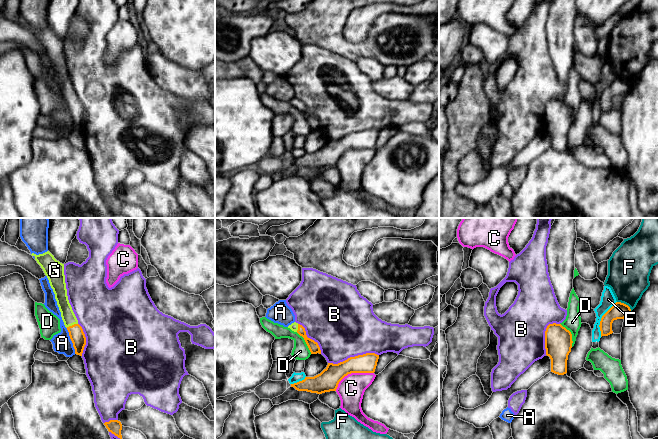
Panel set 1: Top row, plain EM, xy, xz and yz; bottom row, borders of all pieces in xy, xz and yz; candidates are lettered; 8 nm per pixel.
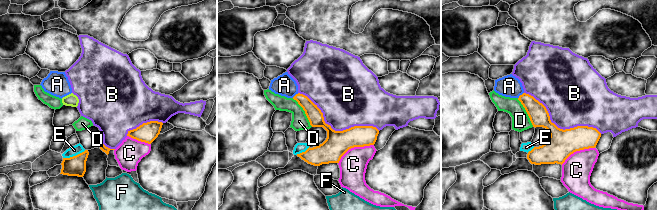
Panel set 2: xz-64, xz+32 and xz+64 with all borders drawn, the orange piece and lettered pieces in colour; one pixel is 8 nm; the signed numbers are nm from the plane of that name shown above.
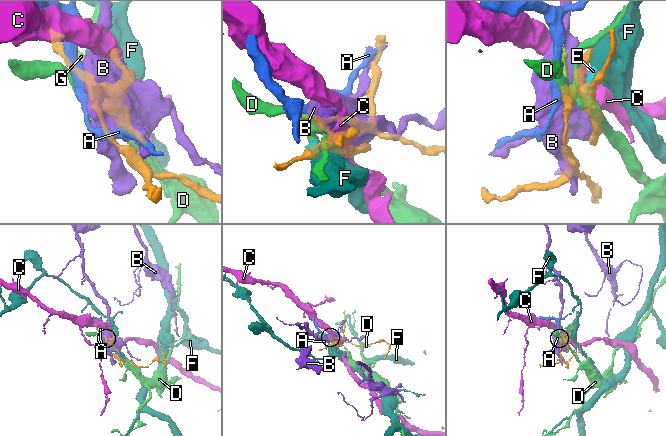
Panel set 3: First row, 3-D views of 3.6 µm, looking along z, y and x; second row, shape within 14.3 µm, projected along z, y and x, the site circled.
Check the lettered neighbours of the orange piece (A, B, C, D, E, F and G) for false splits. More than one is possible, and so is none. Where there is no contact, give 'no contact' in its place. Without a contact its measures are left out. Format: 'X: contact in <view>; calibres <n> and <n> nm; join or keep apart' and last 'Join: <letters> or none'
A: contact in xy; calibres 120 and 150 nm; keep apart
B: contact in xz; calibres 160 and 480 nm; keep apart
C: contact in xz; calibres 170 and 220 nm; keep apart
D: contact in yz; calibres 220 and 130 nm; keep apart
E: contact in yz; calibres 130 and 120 nm; keep apart
F: contact in yz; calibres 130 and 340 nm; keep apart
G: contact in xy; calibres 120 and 110 nm; join
Join: G

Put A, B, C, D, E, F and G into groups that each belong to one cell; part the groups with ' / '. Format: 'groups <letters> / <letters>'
groups A / B / C / D / E / F / G

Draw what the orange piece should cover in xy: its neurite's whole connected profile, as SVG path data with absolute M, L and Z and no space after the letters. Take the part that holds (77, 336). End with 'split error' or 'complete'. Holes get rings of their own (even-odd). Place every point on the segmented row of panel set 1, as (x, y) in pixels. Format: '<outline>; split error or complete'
M19 237L15 247L32 255L43 269L55 294L55 299L61 312L64 325L69 332L75 354L82 356L86 345L86 337L82 327L78 324L78 320L68 300L64 264L57 261L49 251L39 255L31 253L21 237Z; split error

